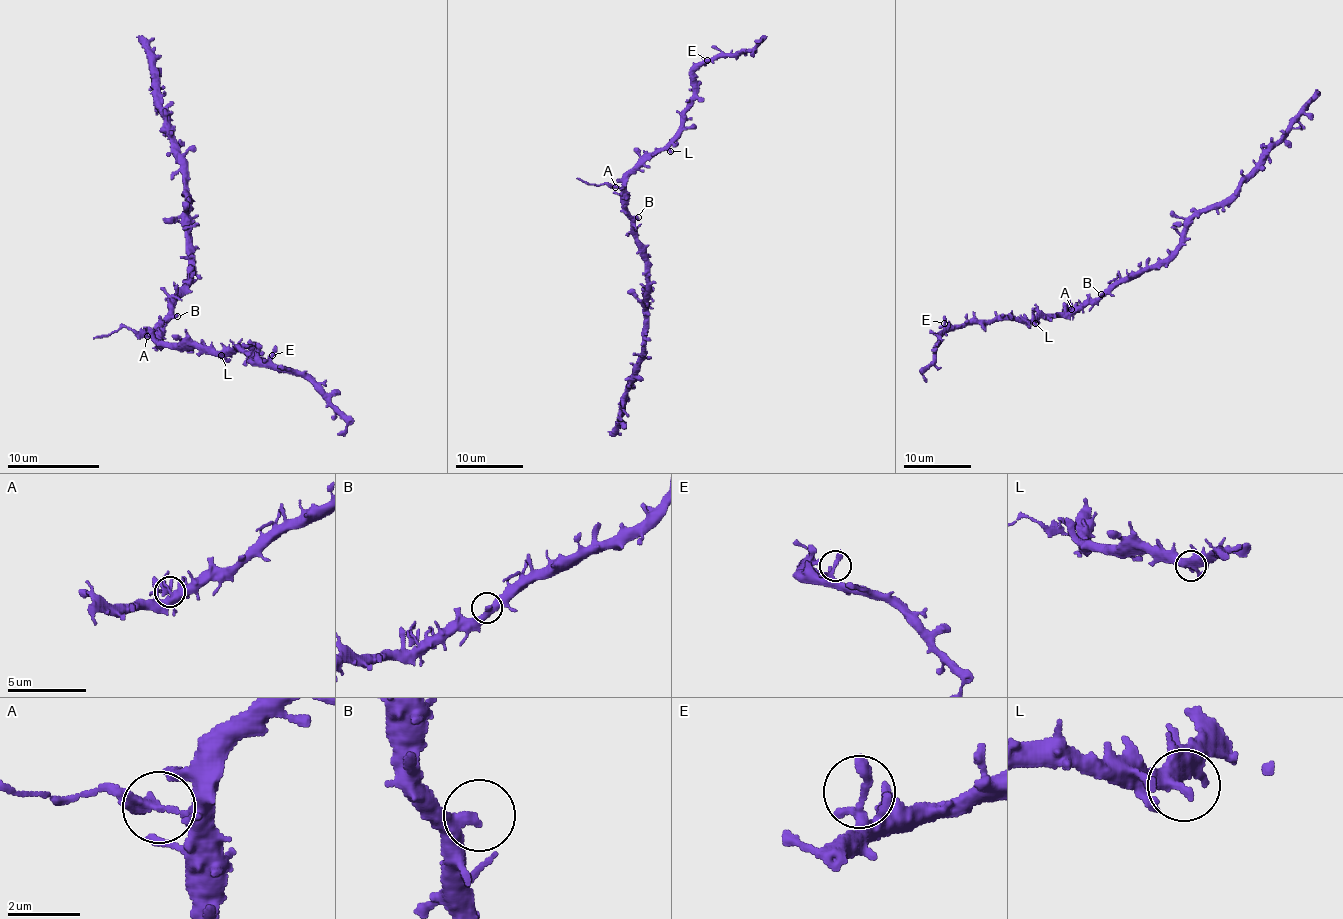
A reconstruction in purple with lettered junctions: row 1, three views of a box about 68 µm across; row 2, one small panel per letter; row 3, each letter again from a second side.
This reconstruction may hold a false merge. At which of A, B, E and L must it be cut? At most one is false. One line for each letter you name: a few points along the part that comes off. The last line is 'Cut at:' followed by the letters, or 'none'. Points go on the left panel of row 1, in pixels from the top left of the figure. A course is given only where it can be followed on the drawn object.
A: foreign part runs (147, 337), (119, 327), (94, 339)
Cut at: A

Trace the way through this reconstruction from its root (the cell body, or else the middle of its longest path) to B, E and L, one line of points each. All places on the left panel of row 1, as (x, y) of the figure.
B: (173, 302), (173, 311), (177, 316)
E: (173, 302), (173, 311), (161, 323), (161, 341), (242, 351), (263, 362), (272, 355)
L: (173, 302), (173, 311), (161, 323), (161, 341), (203, 346), (221, 355)

